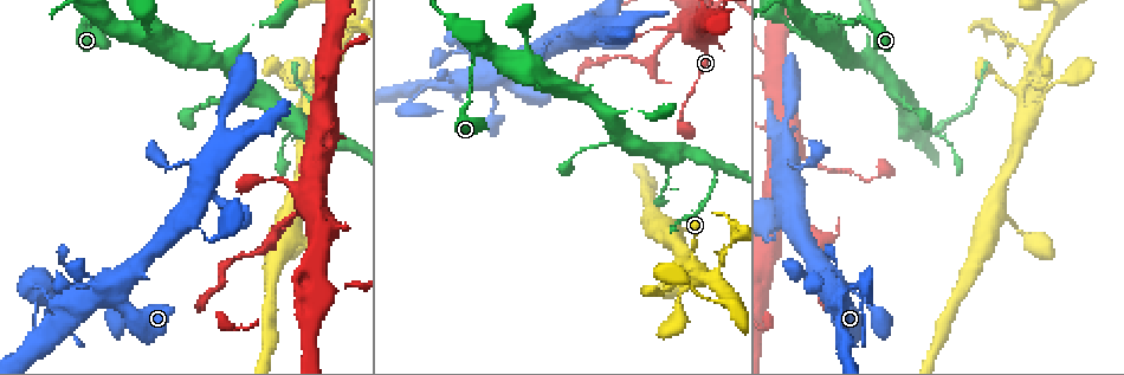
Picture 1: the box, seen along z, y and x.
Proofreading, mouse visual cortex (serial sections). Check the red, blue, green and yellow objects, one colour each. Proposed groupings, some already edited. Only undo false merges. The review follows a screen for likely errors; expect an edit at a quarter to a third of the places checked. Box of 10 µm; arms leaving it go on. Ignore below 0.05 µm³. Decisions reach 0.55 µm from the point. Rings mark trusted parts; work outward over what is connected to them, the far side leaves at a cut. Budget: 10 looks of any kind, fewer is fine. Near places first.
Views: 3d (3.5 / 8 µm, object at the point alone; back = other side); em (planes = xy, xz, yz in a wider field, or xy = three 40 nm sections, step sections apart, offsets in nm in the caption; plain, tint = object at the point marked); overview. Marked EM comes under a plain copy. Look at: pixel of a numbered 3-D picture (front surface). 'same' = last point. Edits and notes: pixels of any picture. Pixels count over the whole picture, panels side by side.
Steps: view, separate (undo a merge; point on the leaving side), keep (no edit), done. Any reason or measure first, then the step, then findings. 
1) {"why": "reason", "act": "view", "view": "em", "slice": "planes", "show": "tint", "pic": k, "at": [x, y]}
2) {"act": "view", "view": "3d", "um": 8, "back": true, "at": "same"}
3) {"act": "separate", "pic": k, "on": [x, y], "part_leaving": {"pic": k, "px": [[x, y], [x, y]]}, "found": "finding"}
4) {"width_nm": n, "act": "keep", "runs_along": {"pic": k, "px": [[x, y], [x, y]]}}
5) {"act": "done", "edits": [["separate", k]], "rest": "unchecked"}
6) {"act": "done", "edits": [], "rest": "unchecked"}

{"why": "branch point", "act": "view", "view": "3d", "um": 8, "pic": 1, "at": [909, 123]}

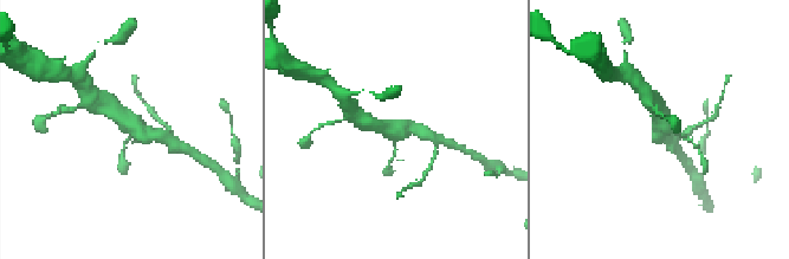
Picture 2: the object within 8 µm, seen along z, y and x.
{"why": "need the tissue", "act": "view", "view": "em", "slice": "xy", "step": 3, "show": "tint", "at": "same"}

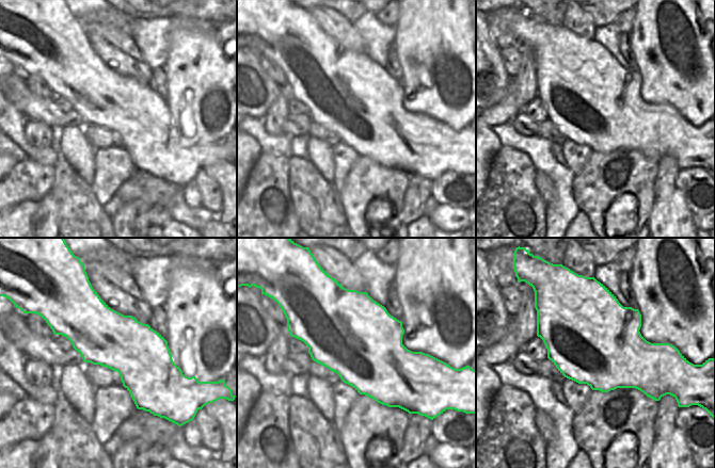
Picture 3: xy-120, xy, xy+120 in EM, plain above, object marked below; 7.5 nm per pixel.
{"act": "keep", "runs_along": {"pic": 2, "px": [[105, 102], [143, 136], [161, 136]]}, "found": "all the same cell"}

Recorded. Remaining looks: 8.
{"why": "arms part here", "act": "view", "view": "em", "slice": "planes", "show": "tint", "pic": 1, "at": [323, 122]}

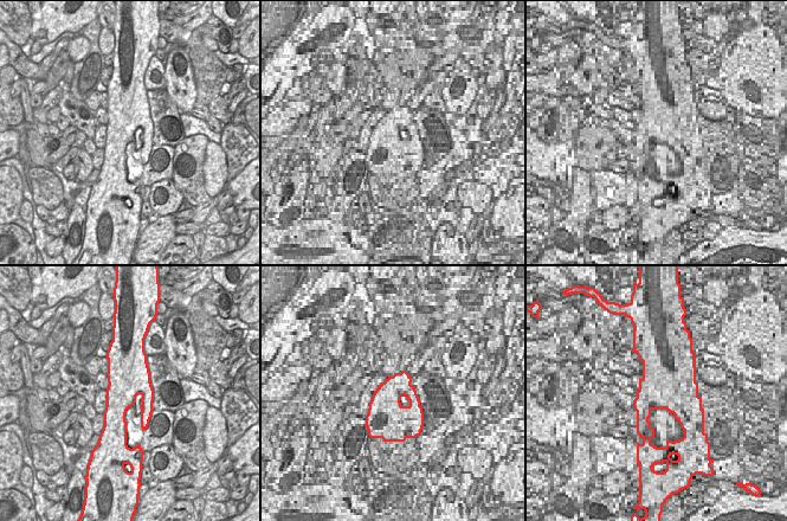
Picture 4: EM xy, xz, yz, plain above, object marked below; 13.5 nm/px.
{"act": "view", "view": "3d", "um": 3.5, "at": "same"}

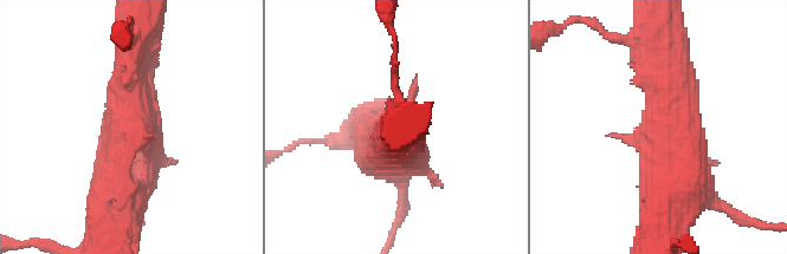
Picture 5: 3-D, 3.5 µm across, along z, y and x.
{"arm_widths_nm": [150, 450, 500], "act": "keep", "runs_along": {"pic": 5, "px": [[691, 191], [689, 141], [658, 39]]}, "found": "all the same cell"}

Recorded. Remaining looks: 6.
{"why": "sharp bend", "act": "view", "view": "3d", "um": 3.5, "pic": 1, "at": [104, 283]}

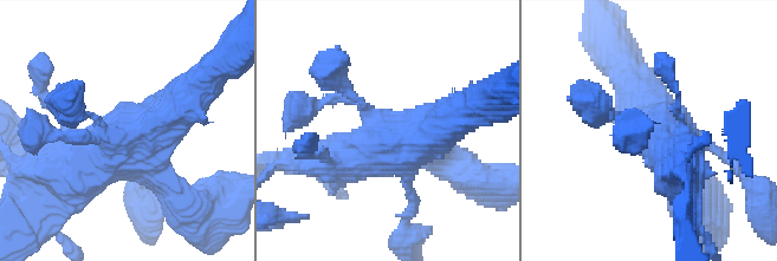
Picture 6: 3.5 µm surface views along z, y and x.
{"act": "view", "view": "em", "slice": "xy", "step": 3, "show": "tint", "pic": 6, "at": [382, 138]}

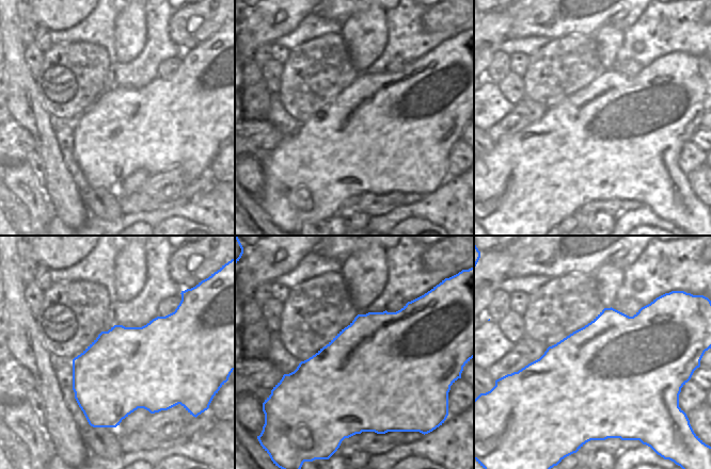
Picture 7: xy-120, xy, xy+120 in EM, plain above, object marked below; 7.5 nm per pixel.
{"act": "view", "view": "em", "slice": "xy", "step": 5, "show": "tint", "at": "same"}

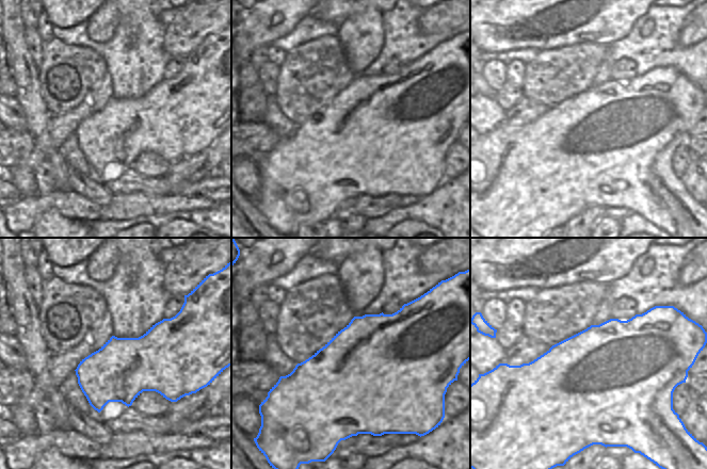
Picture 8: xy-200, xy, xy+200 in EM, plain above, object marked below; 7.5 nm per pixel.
{"act": "keep", "found": "all the same cell"}

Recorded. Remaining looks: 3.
{"why": "three-way junction", "act": "view", "view": "3d", "um": 3.5, "pic": 1, "at": [191, 219]}

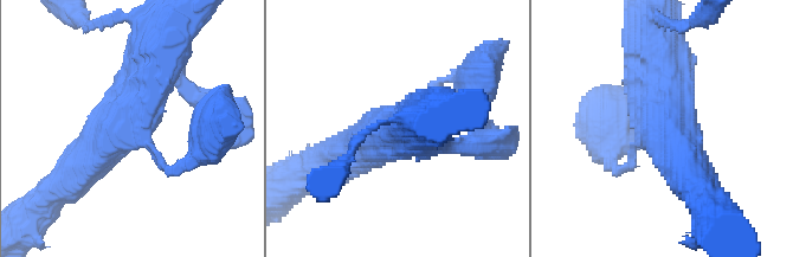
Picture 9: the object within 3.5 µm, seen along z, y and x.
{"arms": 3, "arm_widths_nm": [100, 500, 700], "act": "view", "view": "em", "slice": "xy", "step": 2, "show": "tint", "pic": 9, "at": [649, 132]}

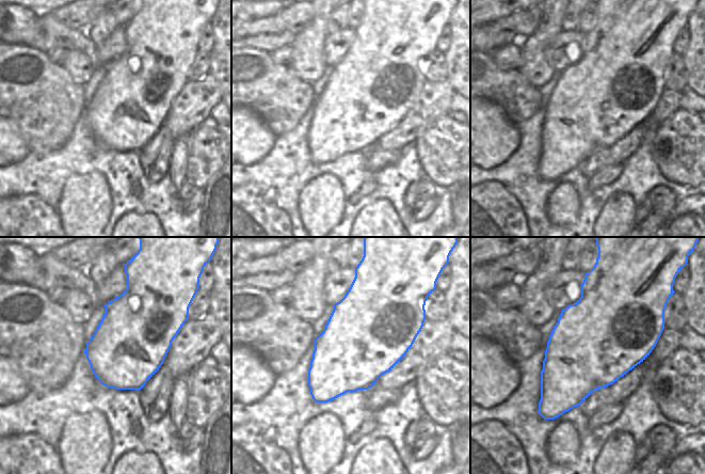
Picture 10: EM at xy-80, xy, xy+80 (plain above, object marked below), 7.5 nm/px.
{"act": "keep", "runs_along": {"pic": 9, "px": [[65, 181], [135, 108], [153, 53]]}, "found": "all the same cell"}

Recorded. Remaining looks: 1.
{"act": "done", "edits": [], "rest": "unchecked"}

